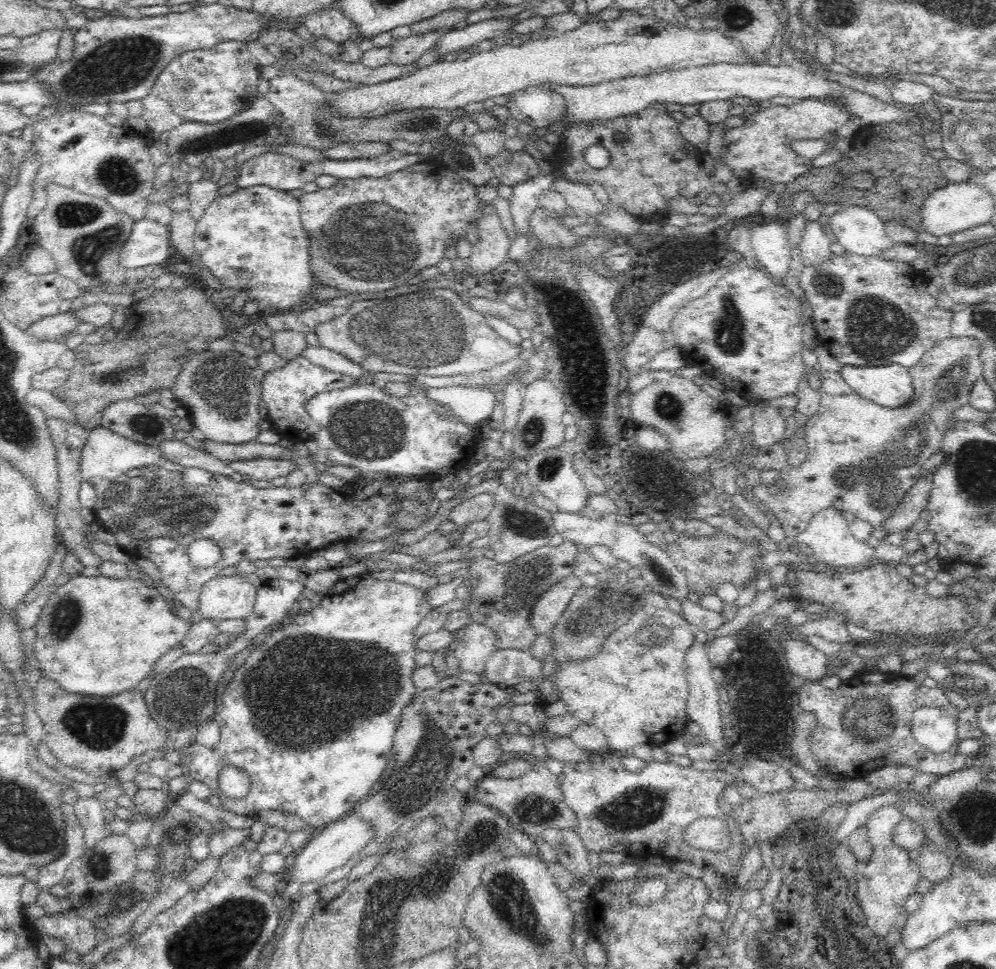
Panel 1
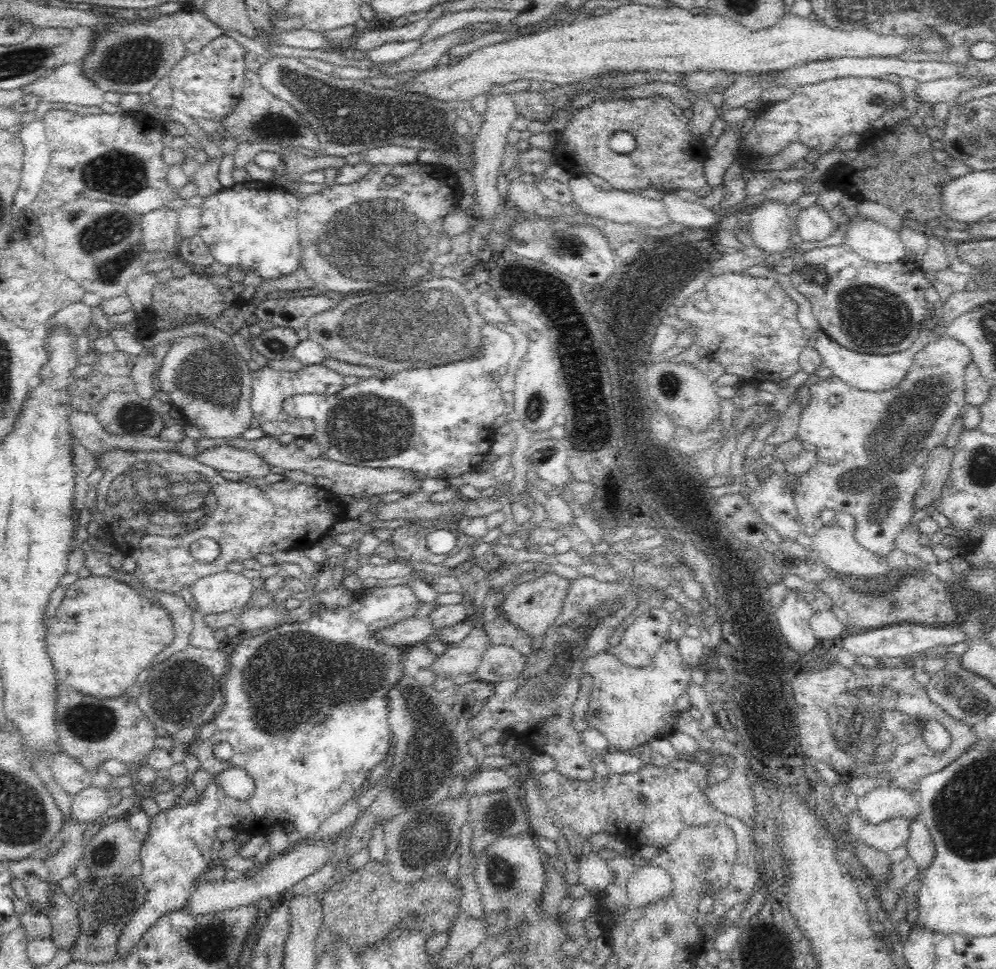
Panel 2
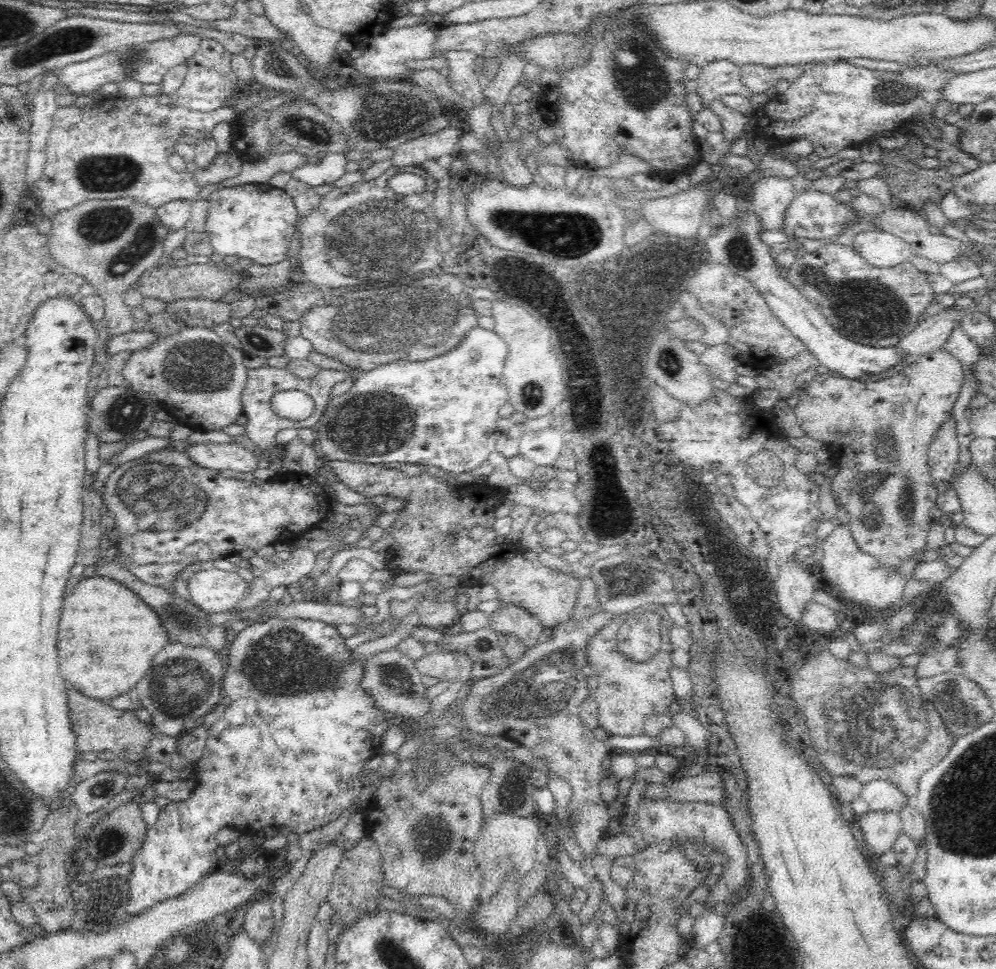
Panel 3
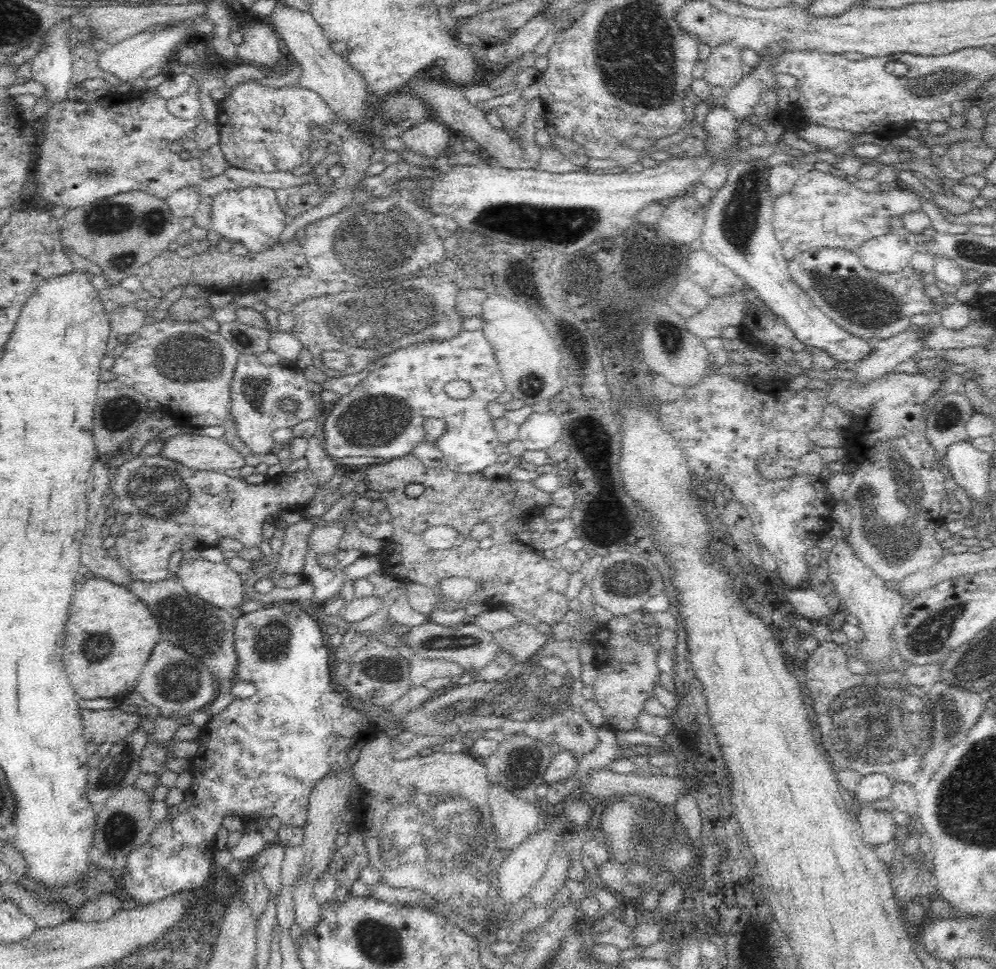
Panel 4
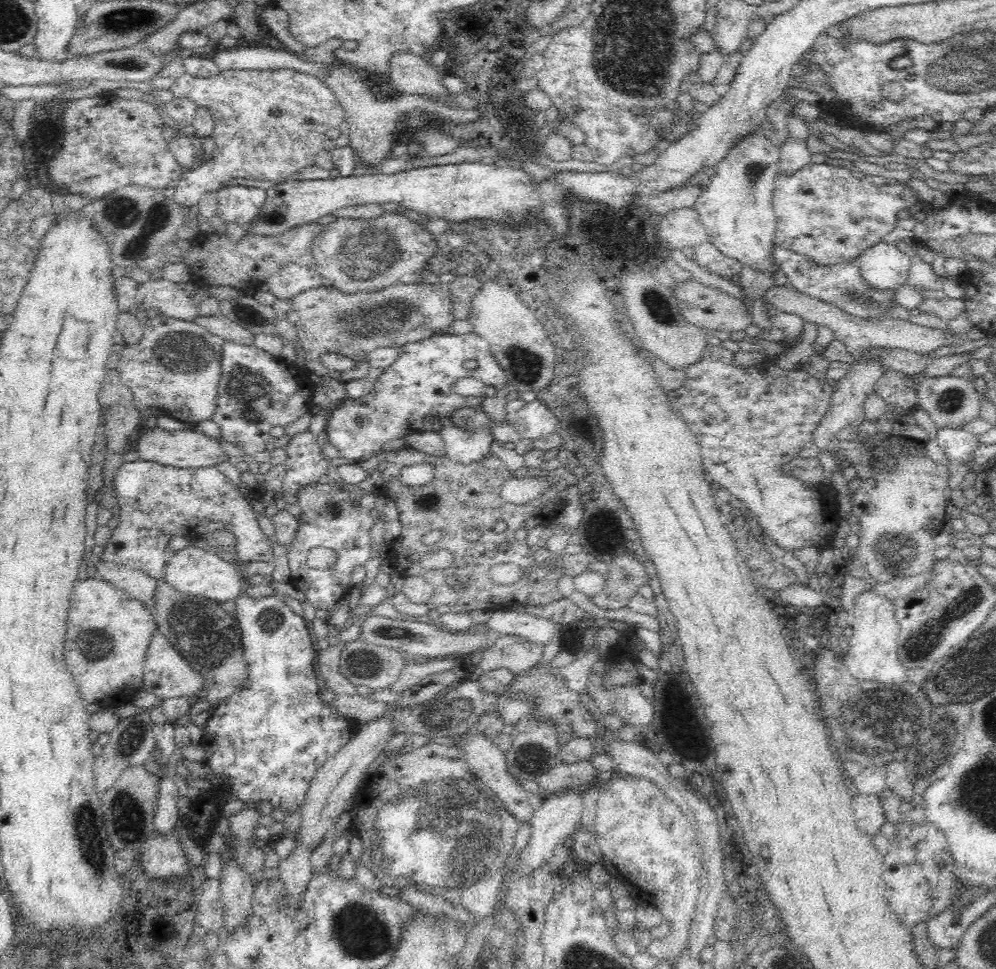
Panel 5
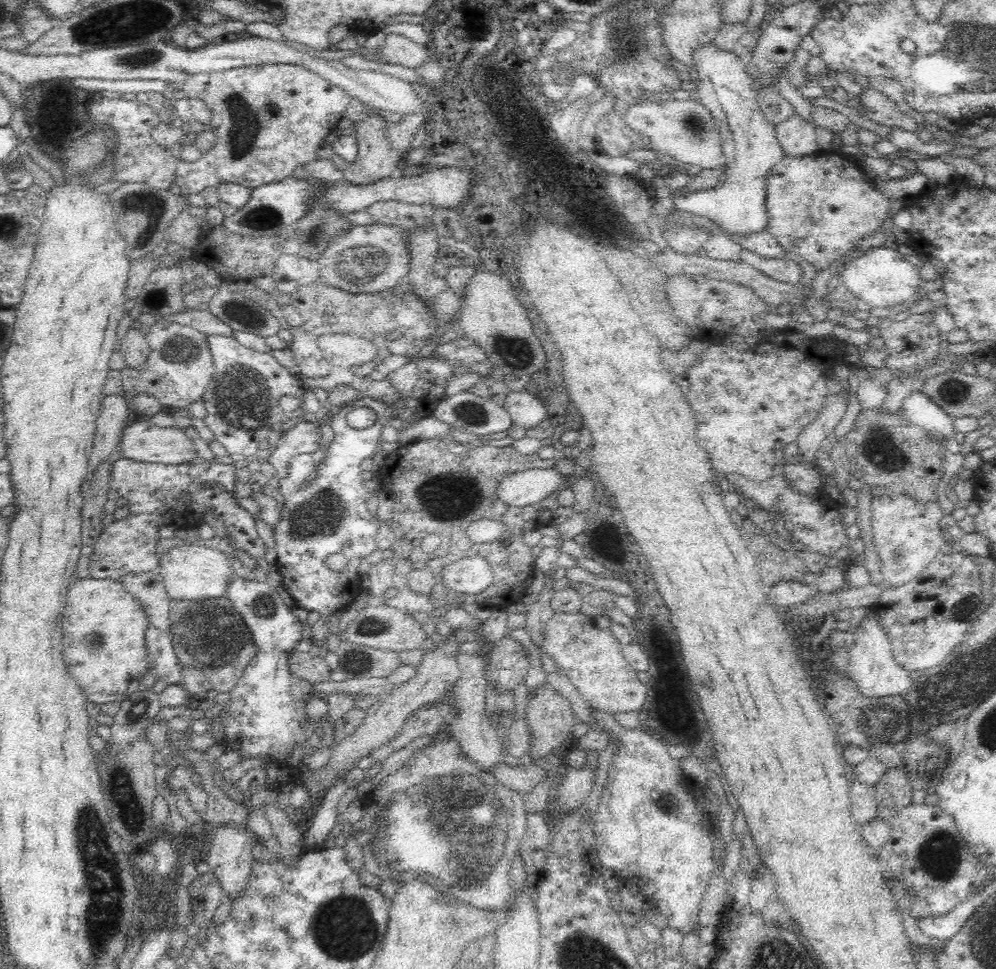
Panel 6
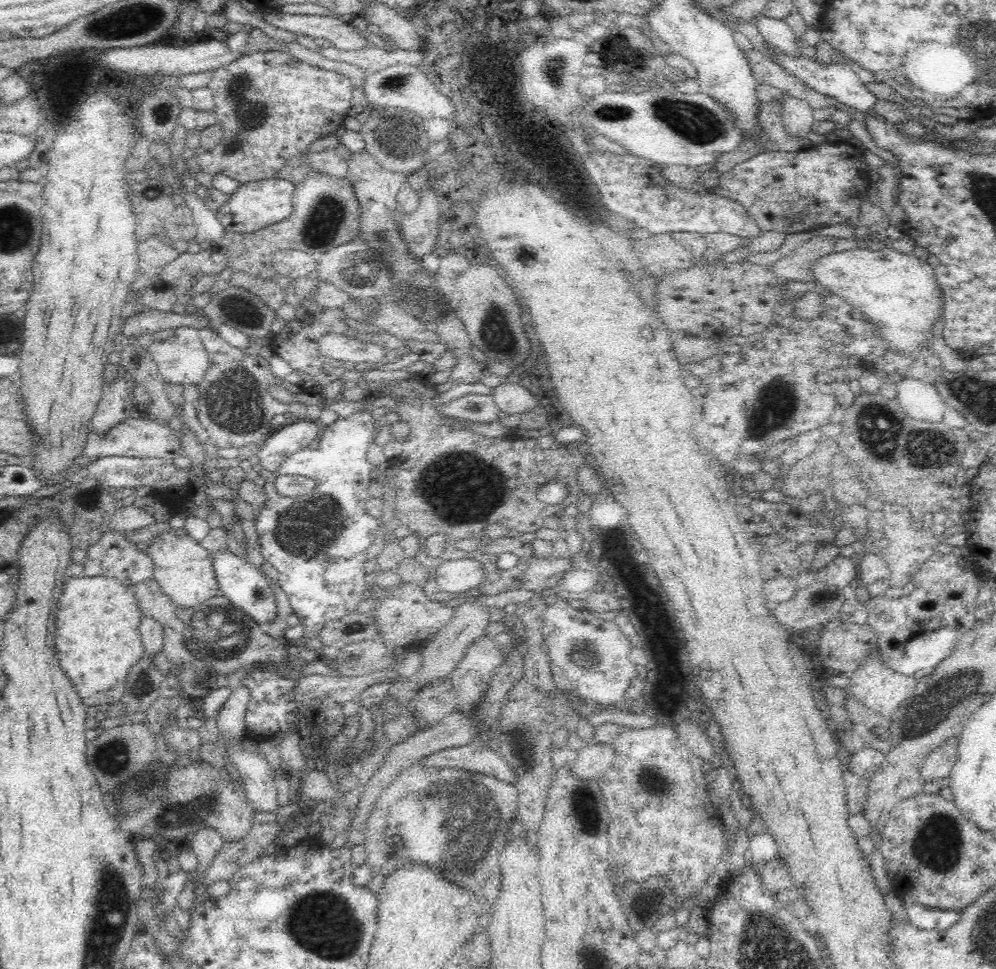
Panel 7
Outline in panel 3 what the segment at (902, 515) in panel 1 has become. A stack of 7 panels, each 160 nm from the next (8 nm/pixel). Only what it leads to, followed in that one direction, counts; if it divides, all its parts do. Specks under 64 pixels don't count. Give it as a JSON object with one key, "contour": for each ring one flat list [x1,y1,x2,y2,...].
{"contour":[[951,412,949,418,938,424,938,430,929,444,930,475,934,485,940,482,951,482,958,466,959,442,957,439,957,424,960,419]]}

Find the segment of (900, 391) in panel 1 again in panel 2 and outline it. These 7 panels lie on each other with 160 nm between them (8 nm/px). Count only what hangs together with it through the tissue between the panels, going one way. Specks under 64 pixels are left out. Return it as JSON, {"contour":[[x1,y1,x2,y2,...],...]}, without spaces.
{"contour":[[930,315,920,324,919,336,915,339,912,347,893,354,864,354,846,349,846,347,838,345,834,339,830,339,822,327,818,328,816,332,808,332,808,335,811,338,810,346,820,354,823,366,830,369,833,376,854,388,878,392,878,390,895,388,904,380,908,370,912,367,914,356,928,346,932,340,928,324,930,324]]}

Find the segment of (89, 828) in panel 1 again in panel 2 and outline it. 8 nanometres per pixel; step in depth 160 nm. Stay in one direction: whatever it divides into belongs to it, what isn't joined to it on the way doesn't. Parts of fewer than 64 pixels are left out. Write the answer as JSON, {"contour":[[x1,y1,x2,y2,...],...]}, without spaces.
{"contour":[[90,784,72,797,72,816,84,823,98,822,99,816,108,809,112,802,113,799,108,796,105,788]]}

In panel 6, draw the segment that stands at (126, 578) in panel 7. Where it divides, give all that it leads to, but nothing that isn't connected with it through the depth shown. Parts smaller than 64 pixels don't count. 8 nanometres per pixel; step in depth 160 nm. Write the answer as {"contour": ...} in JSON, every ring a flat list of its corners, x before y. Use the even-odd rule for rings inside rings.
{"contour":[[126,457,114,461,110,466,109,489,116,491,120,496,128,498,130,514,120,520,114,520,104,526,100,538,93,544,90,554,89,574,92,578,114,579,119,581,124,575,140,574,156,571,159,566,159,554,156,553,156,541,160,526,174,526,177,528,195,528,202,521,202,515,208,508,218,515,225,524,227,532,231,534,233,543,242,548,251,557,262,558,266,547,254,525,254,518,248,511,234,503,234,462,202,462,198,464,162,464,156,462,138,462],[204,482,218,482,218,488,204,488]]}

